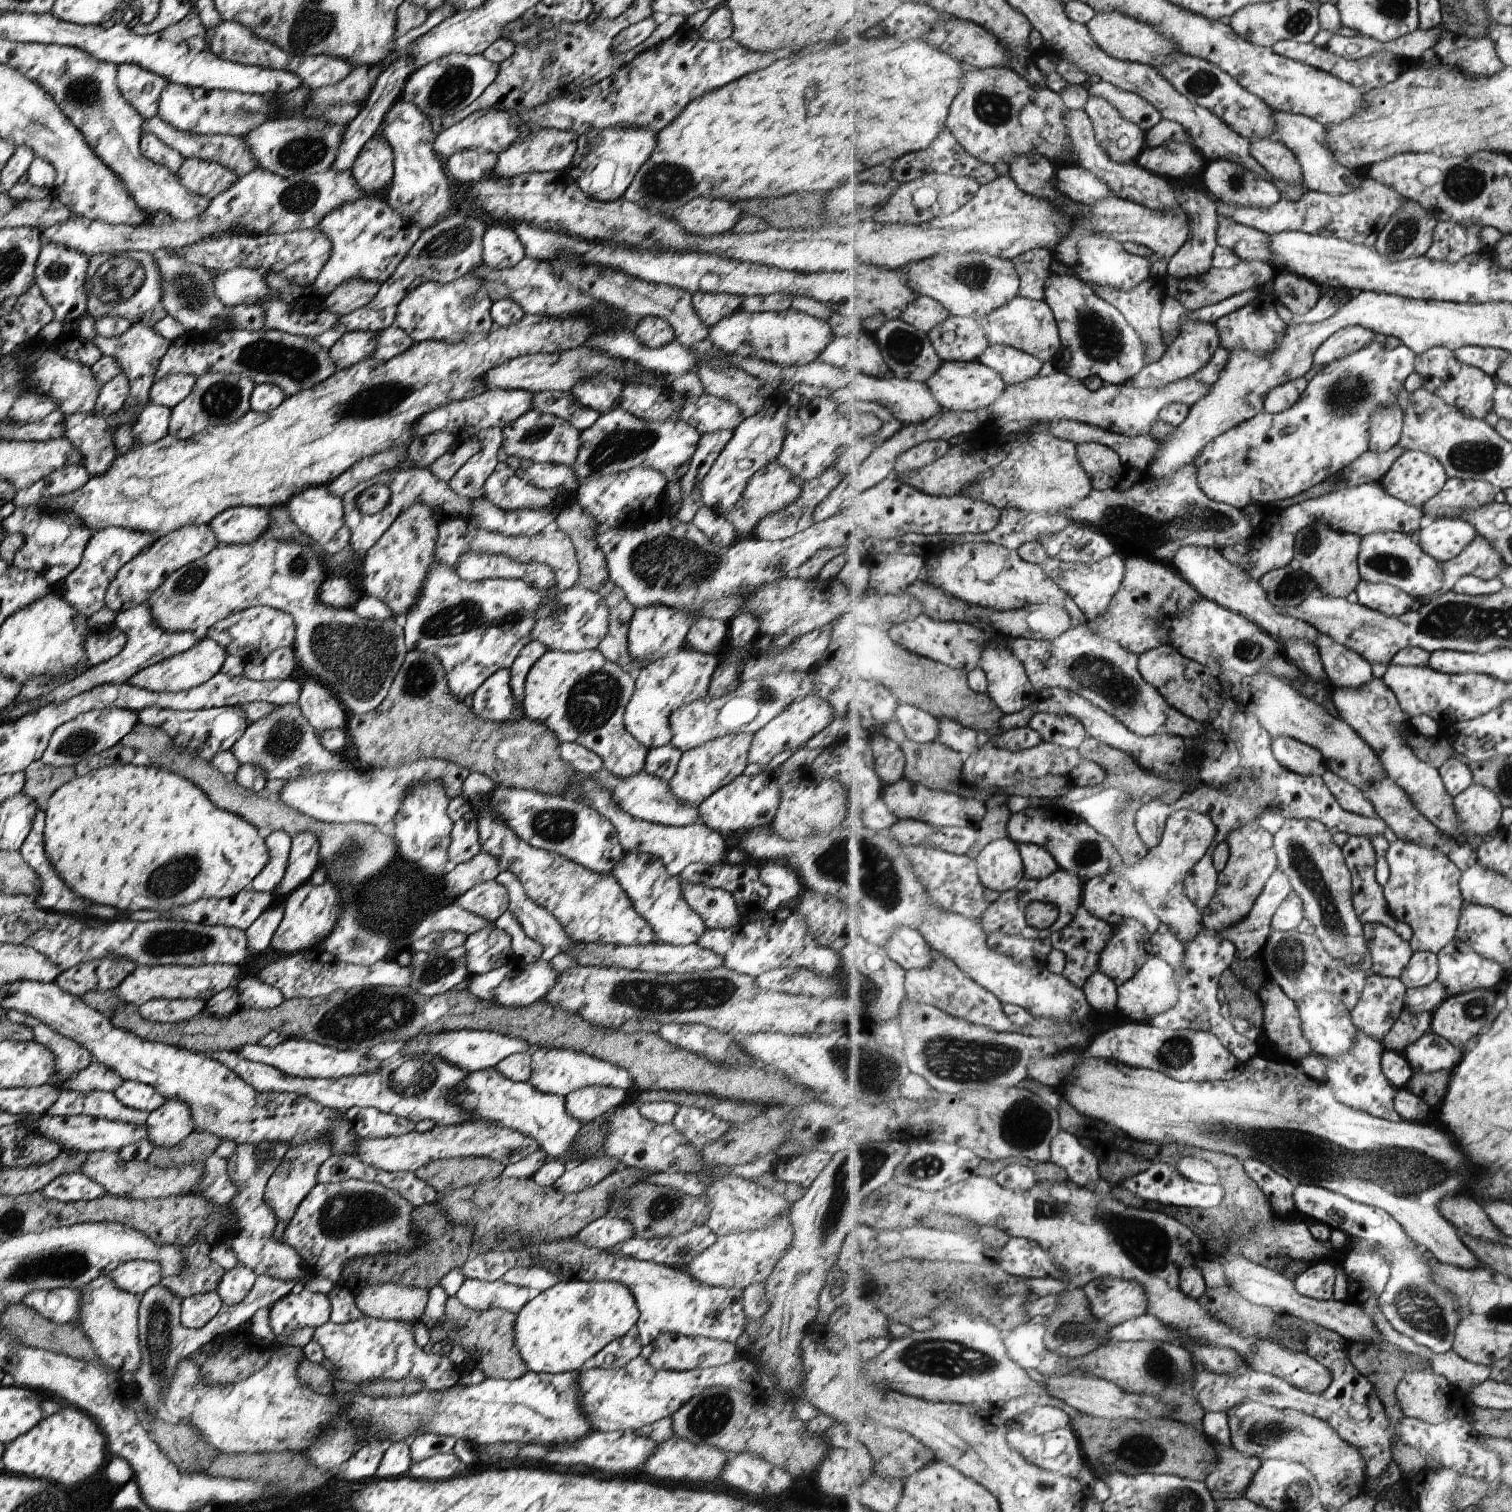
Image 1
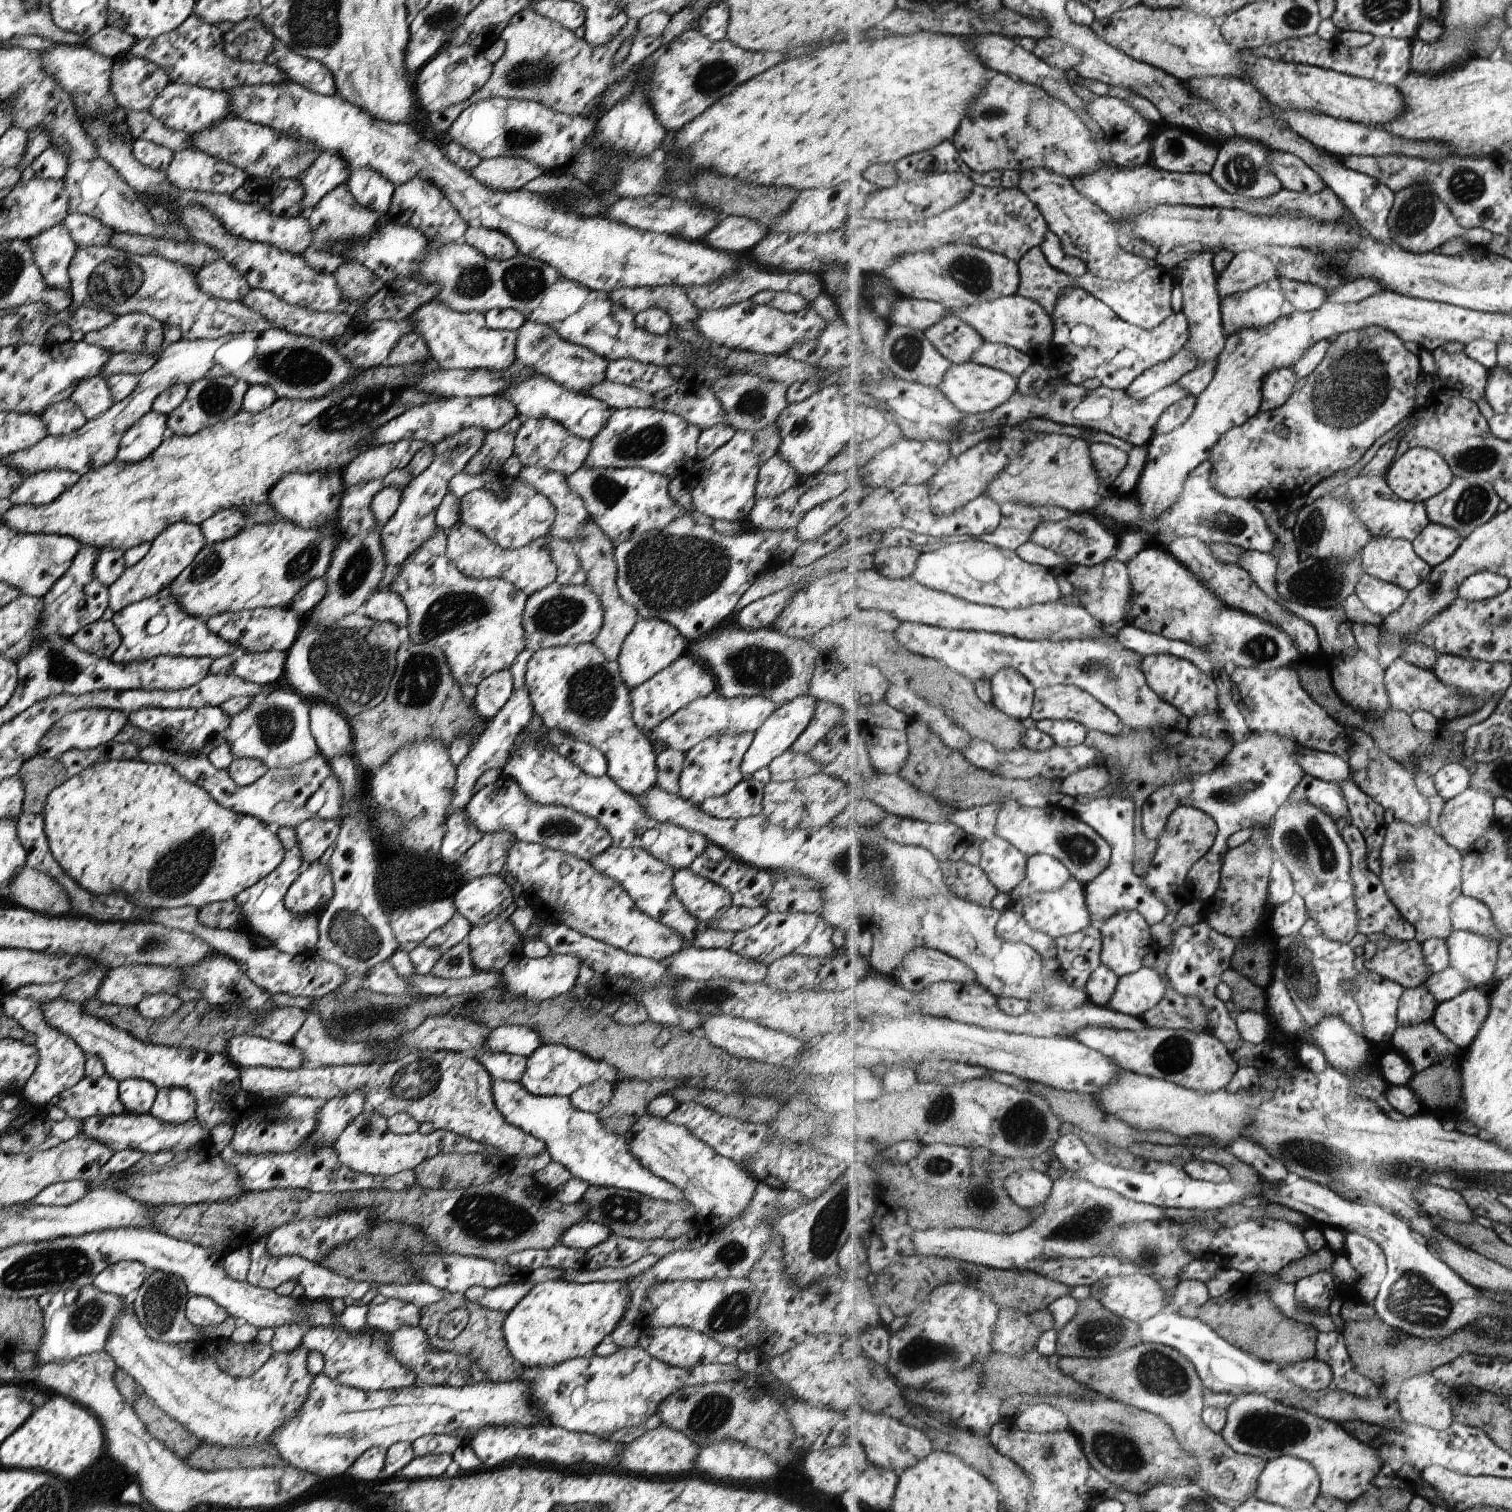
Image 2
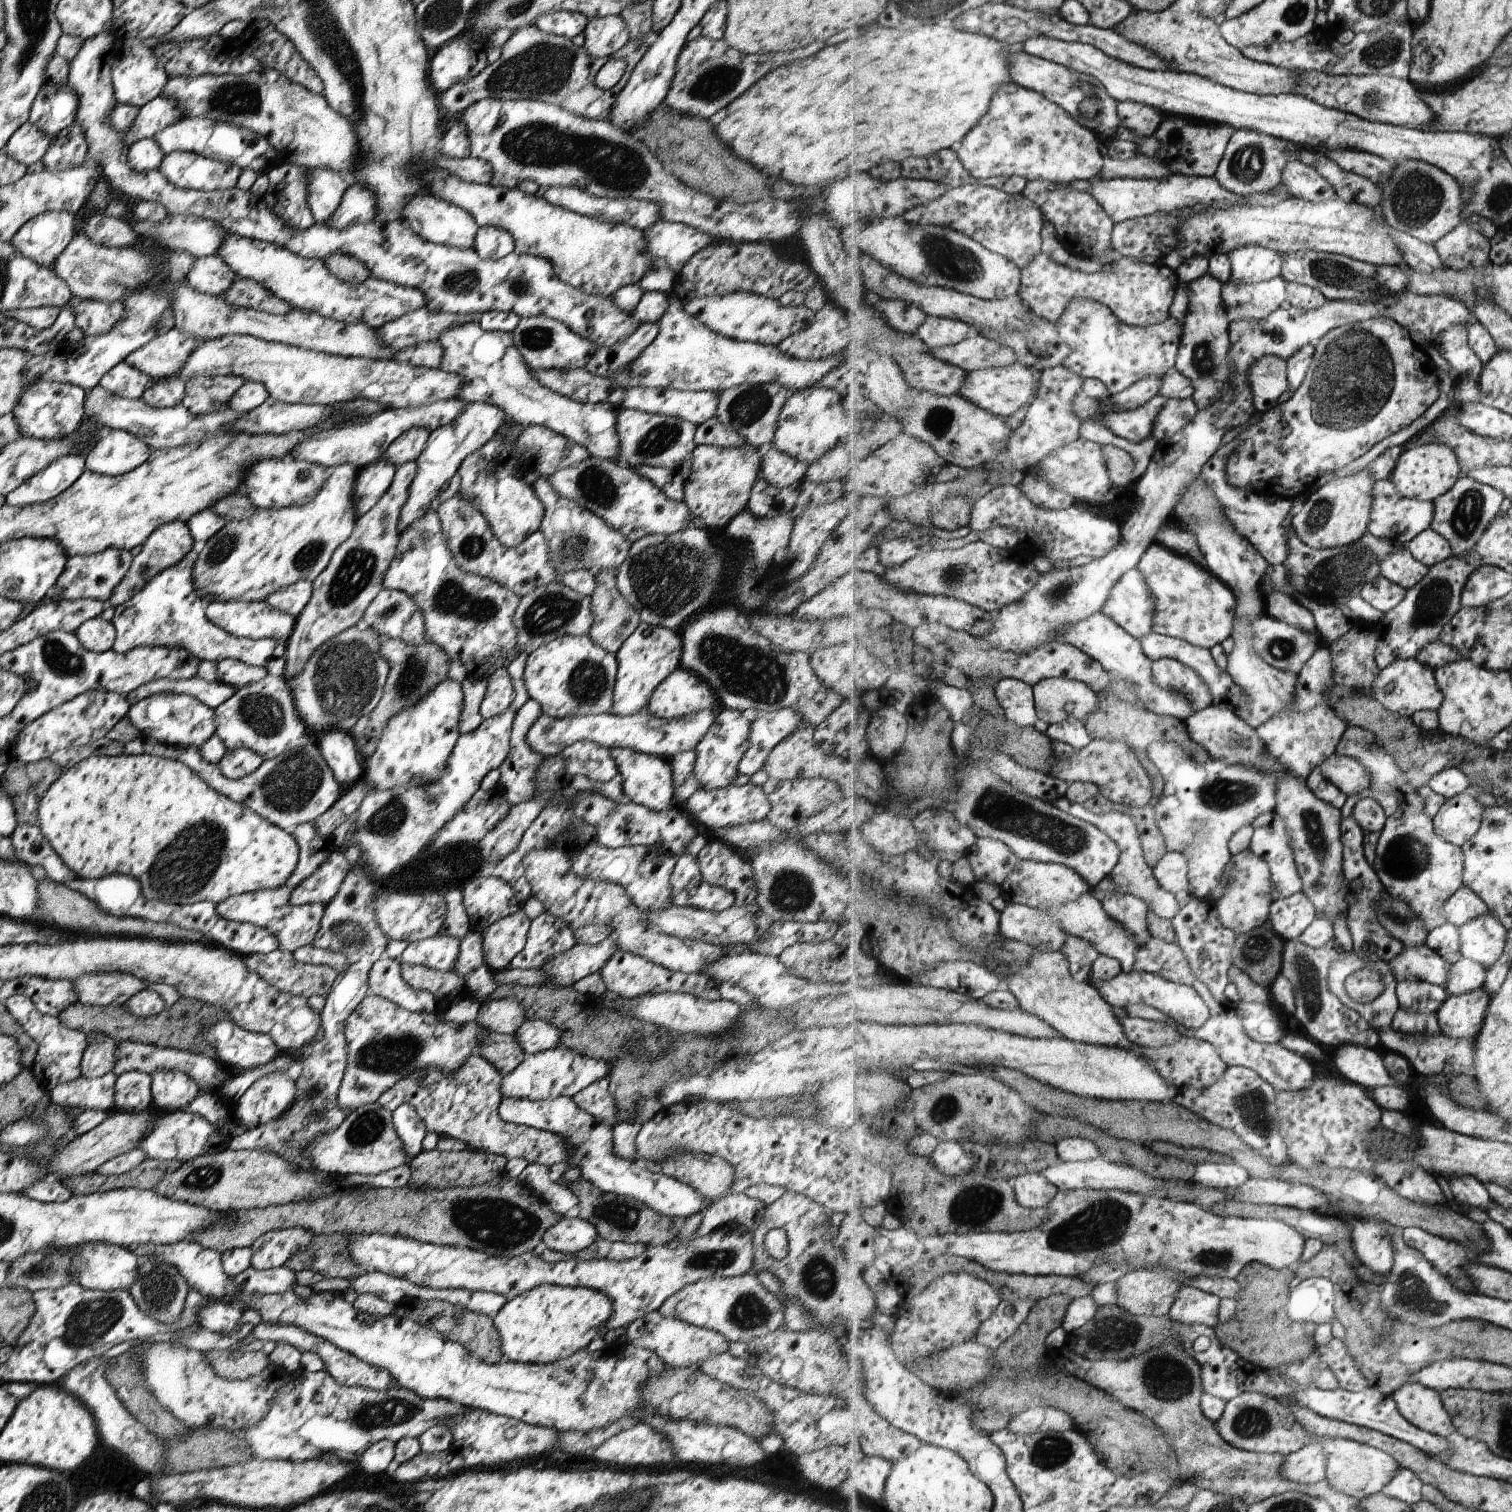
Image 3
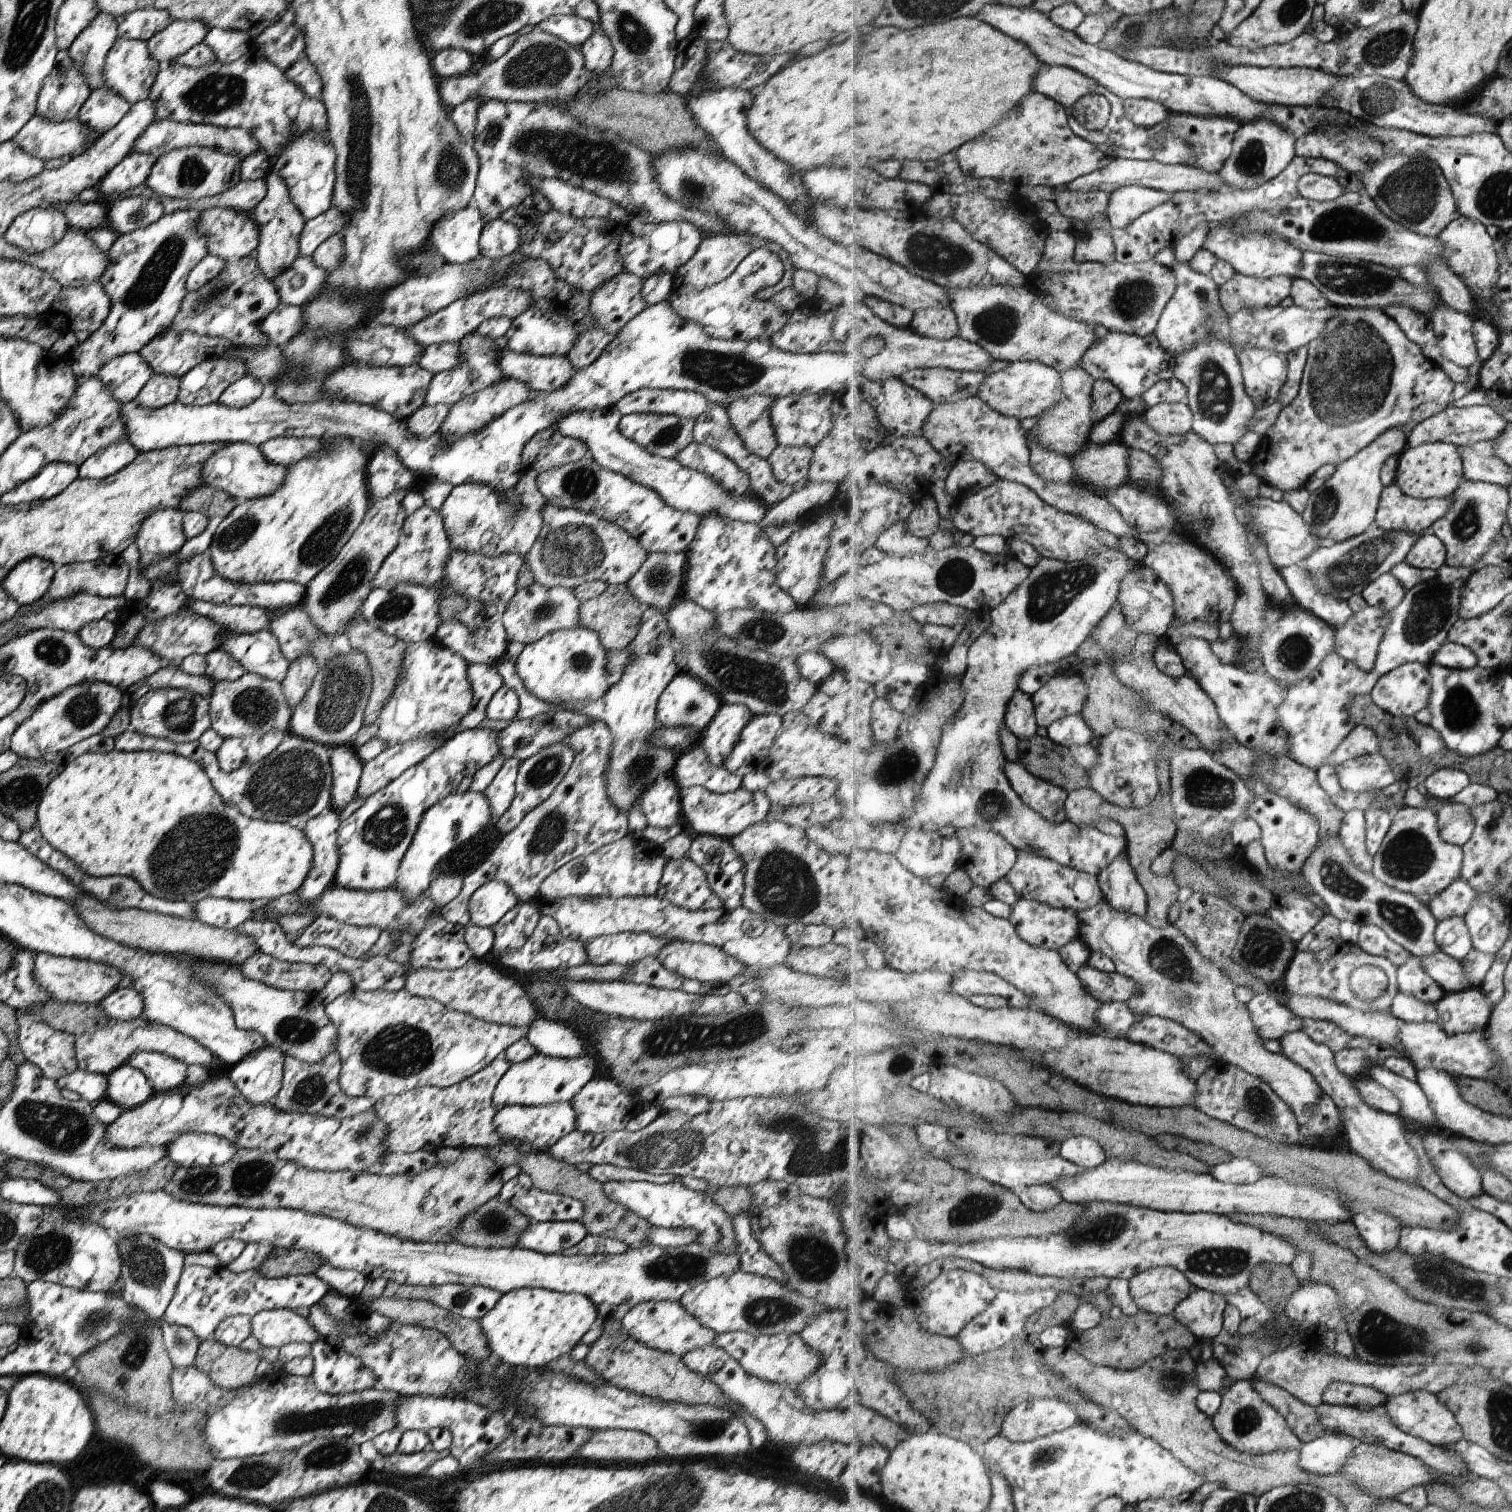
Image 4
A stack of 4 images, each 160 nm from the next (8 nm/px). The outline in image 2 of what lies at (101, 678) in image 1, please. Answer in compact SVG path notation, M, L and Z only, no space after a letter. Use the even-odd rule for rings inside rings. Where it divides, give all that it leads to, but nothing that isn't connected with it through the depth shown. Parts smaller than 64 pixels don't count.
M169 586L161 588L159 592L143 598L138 602L129 604L121 611L115 612L110 622L115 626L120 636L119 647L113 652L110 660L115 664L127 664L133 660L150 660L158 655L183 656L193 658L205 658L209 656L211 660L227 656L227 654L247 653L247 650L239 648L237 644L230 644L221 640L219 636L214 636L207 630L204 620L189 616L178 600L173 600L169 594ZM153 616L165 616L165 628L157 634L147 634L145 625Z

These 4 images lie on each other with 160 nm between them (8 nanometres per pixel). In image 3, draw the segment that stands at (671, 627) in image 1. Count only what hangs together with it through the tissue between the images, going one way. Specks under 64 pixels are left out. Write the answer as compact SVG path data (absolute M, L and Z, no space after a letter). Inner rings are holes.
M640 622L635 631L616 651L617 669L614 679L612 702L609 712L615 716L631 716L646 708L653 690L675 668L681 666L679 656L682 653L680 634L660 625Z

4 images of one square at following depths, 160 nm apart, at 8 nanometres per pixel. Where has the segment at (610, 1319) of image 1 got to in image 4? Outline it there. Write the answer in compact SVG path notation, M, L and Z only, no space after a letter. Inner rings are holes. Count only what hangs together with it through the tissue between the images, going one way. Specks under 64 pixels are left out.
M521 1288L503 1294L497 1303L478 1322L490 1353L499 1357L500 1364L509 1368L541 1369L548 1362L569 1353L578 1343L587 1340L594 1332L598 1309L587 1296L580 1293L561 1293L541 1288Z

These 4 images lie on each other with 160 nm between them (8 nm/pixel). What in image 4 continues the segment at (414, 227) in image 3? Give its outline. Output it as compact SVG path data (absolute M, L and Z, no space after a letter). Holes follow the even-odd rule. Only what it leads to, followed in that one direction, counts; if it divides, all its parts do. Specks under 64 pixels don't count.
M466 206L441 216L429 230L429 240L444 263L466 264L479 255L478 239L484 224L477 208Z

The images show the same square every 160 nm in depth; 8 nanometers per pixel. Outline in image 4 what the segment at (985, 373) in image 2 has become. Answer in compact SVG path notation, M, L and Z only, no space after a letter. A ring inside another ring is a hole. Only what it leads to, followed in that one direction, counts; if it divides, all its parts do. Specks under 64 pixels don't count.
M1019 361L1007 366L1007 370L993 372L985 378L979 397L991 408L1019 420L1037 418L1053 408L1063 394L1063 374L1057 368L1038 361Z

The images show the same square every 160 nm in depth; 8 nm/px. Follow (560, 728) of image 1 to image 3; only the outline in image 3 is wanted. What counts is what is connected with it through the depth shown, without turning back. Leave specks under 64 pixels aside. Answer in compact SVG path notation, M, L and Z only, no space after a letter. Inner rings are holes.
M565 634L529 652L523 668L523 683L529 699L535 700L541 713L551 718L610 715L616 669L614 654L594 644L588 634ZM611 748L610 750L611 756L617 764L617 771L621 779L621 791L626 800L653 811L663 810L663 808L674 805L676 801L673 799L673 780L666 760L639 754L629 748Z

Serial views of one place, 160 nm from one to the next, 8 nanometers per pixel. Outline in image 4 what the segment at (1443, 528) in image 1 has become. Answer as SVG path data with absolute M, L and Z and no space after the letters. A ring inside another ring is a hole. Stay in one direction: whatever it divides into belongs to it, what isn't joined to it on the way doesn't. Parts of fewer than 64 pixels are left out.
M1432 531L1425 532L1411 548L1406 562L1419 569L1441 570L1448 560L1448 549L1439 536Z

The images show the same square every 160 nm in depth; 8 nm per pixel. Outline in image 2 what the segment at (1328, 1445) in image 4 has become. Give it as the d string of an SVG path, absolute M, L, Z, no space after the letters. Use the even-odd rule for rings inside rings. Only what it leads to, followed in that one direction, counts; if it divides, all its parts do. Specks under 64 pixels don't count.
M1281 1456L1267 1462L1261 1476L1261 1486L1257 1488L1257 1498L1275 1502L1288 1508L1312 1508L1320 1494L1321 1480L1316 1466L1295 1456Z

